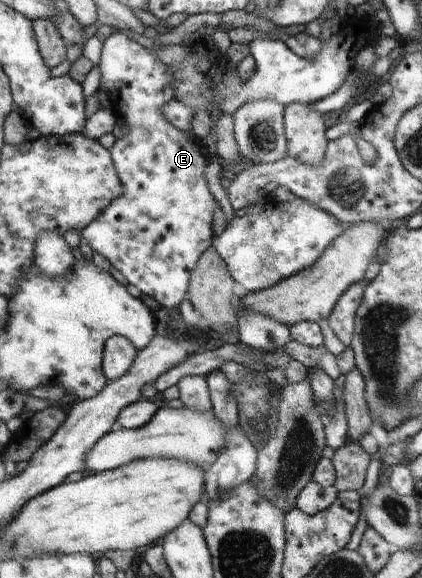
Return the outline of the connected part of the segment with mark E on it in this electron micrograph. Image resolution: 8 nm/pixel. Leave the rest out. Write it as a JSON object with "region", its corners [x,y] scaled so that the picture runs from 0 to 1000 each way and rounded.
{"region":[[[273,52],[244,73],[232,118],[237,149],[254,154],[263,175],[261,190],[306,223],[291,237],[273,242],[258,260],[296,334],[282,344],[268,344],[268,351],[249,358],[225,382],[192,398],[192,412],[216,424],[225,438],[249,445],[301,483],[306,495],[325,497],[336,509],[363,514],[377,528],[403,536],[441,517],[457,469],[479,439],[500,427],[505,413],[500,382],[514,351],[486,310],[493,270],[474,242],[453,240],[443,230],[415,223],[382,199],[382,185],[405,171],[419,173],[419,161],[410,151],[415,137],[405,116],[386,112],[363,88],[306,67],[299,55]]]}

